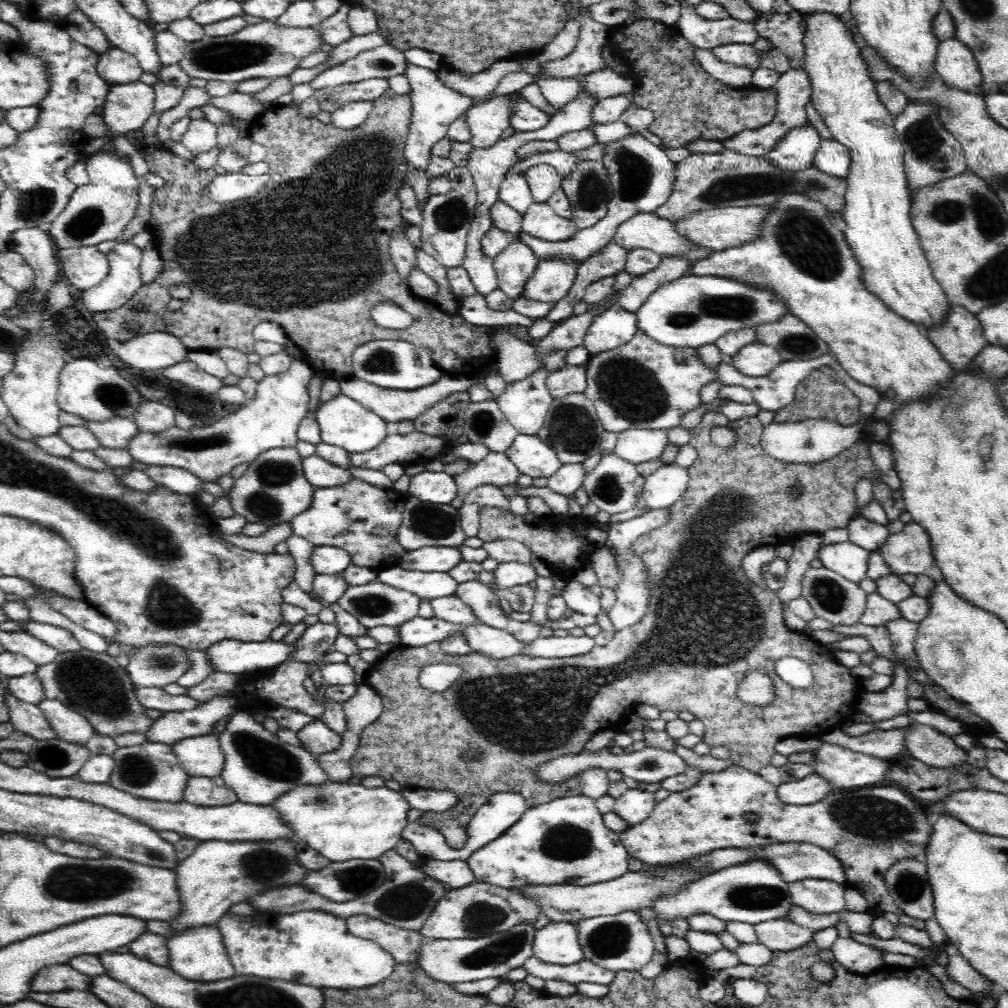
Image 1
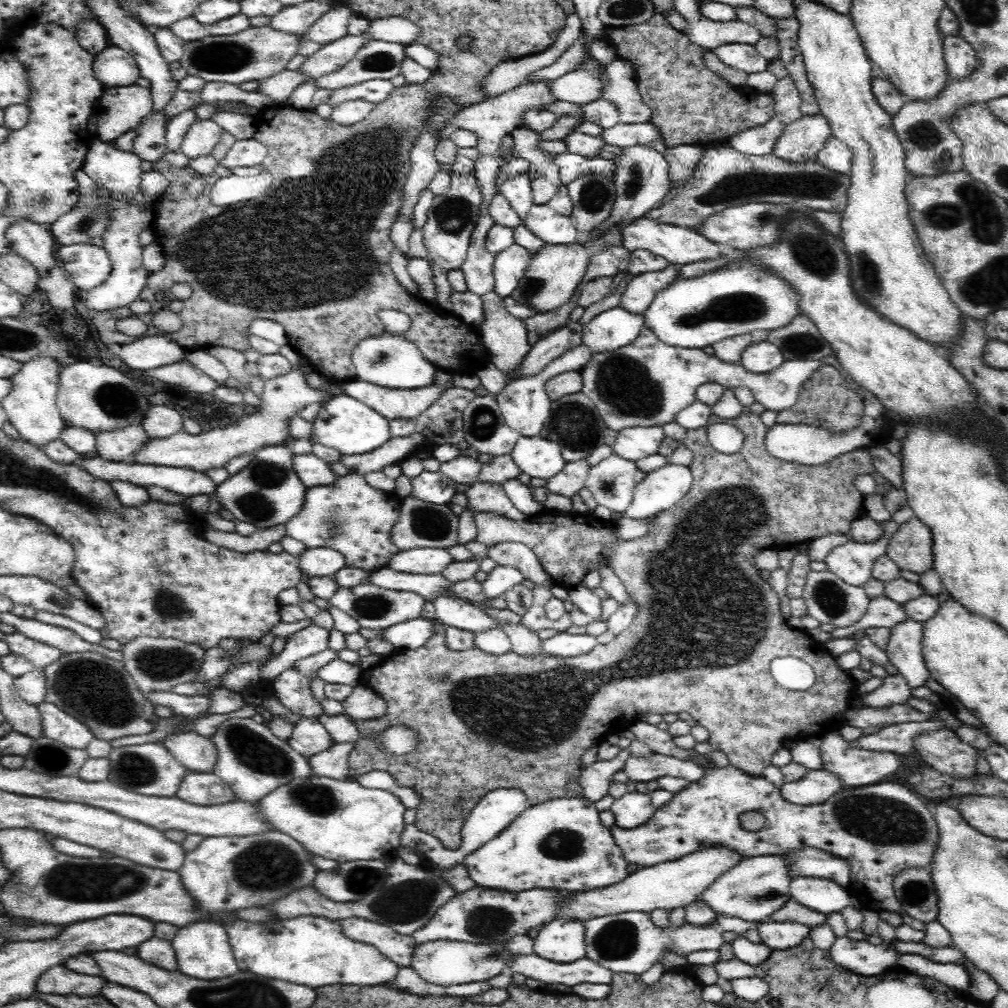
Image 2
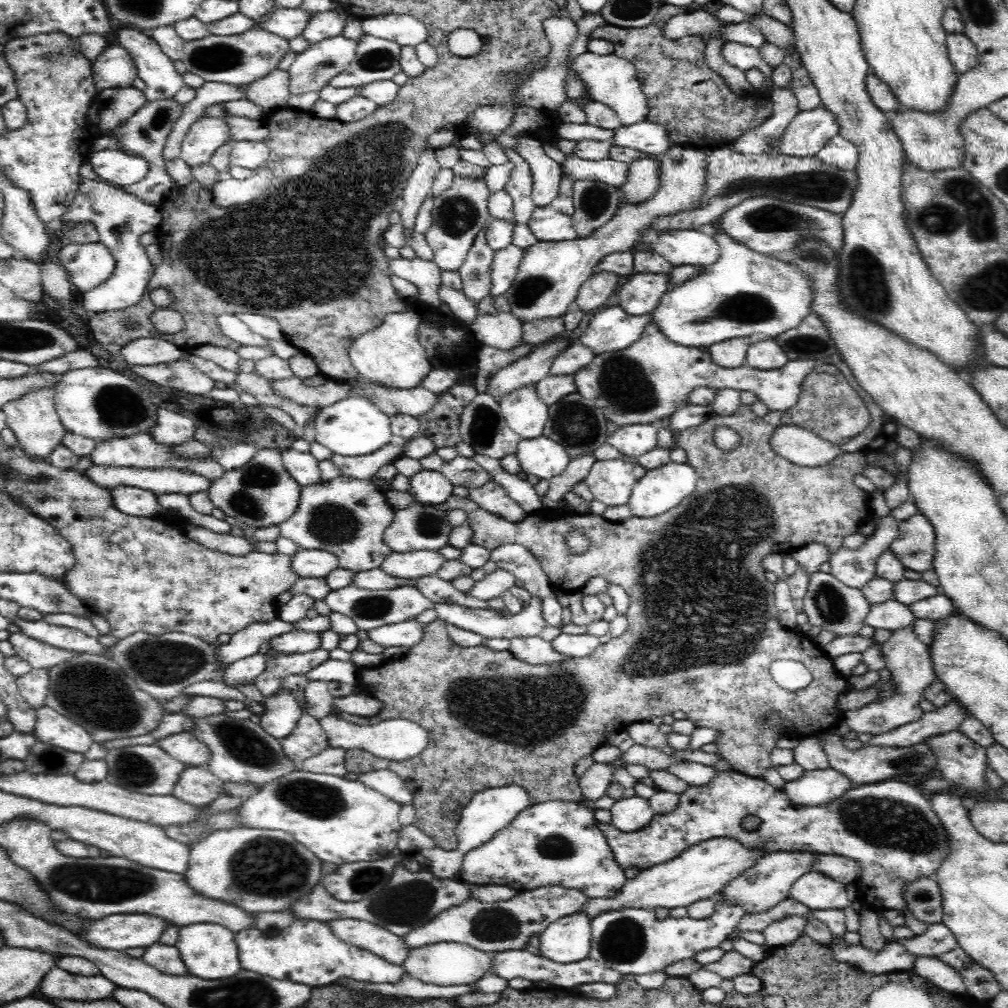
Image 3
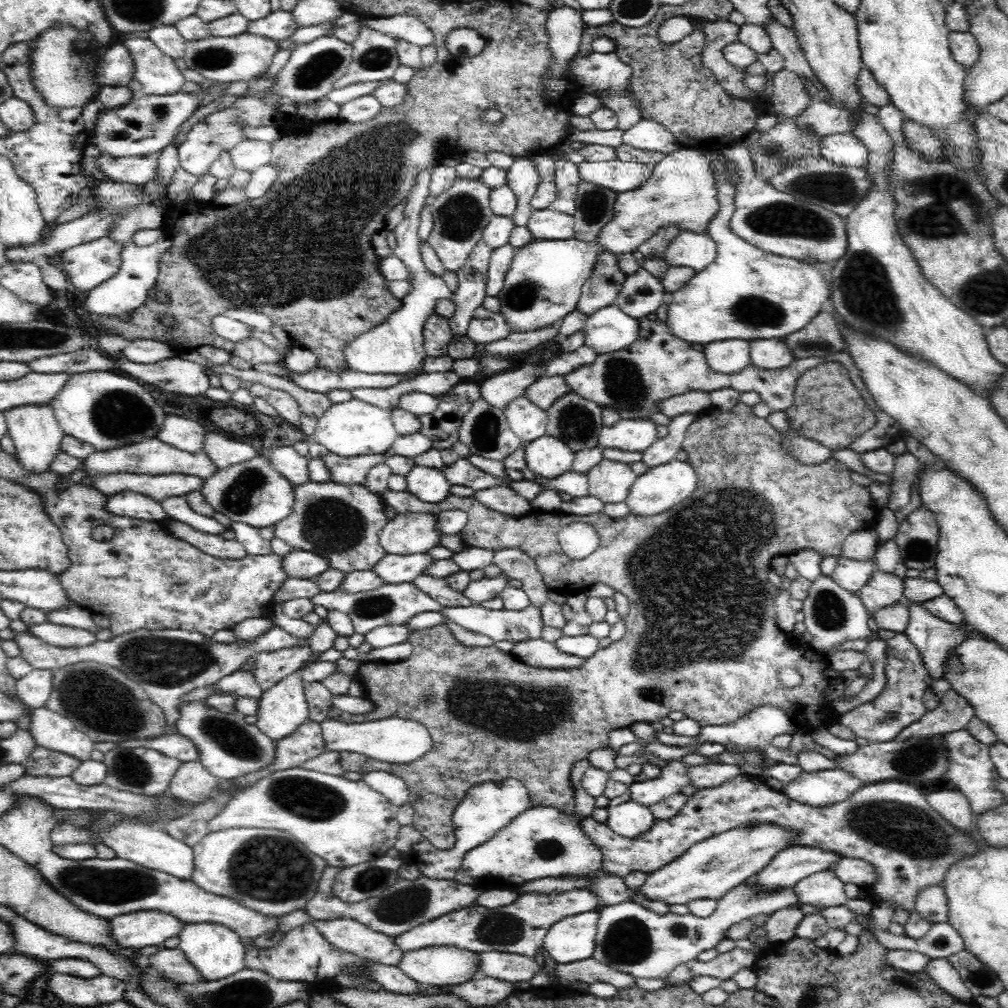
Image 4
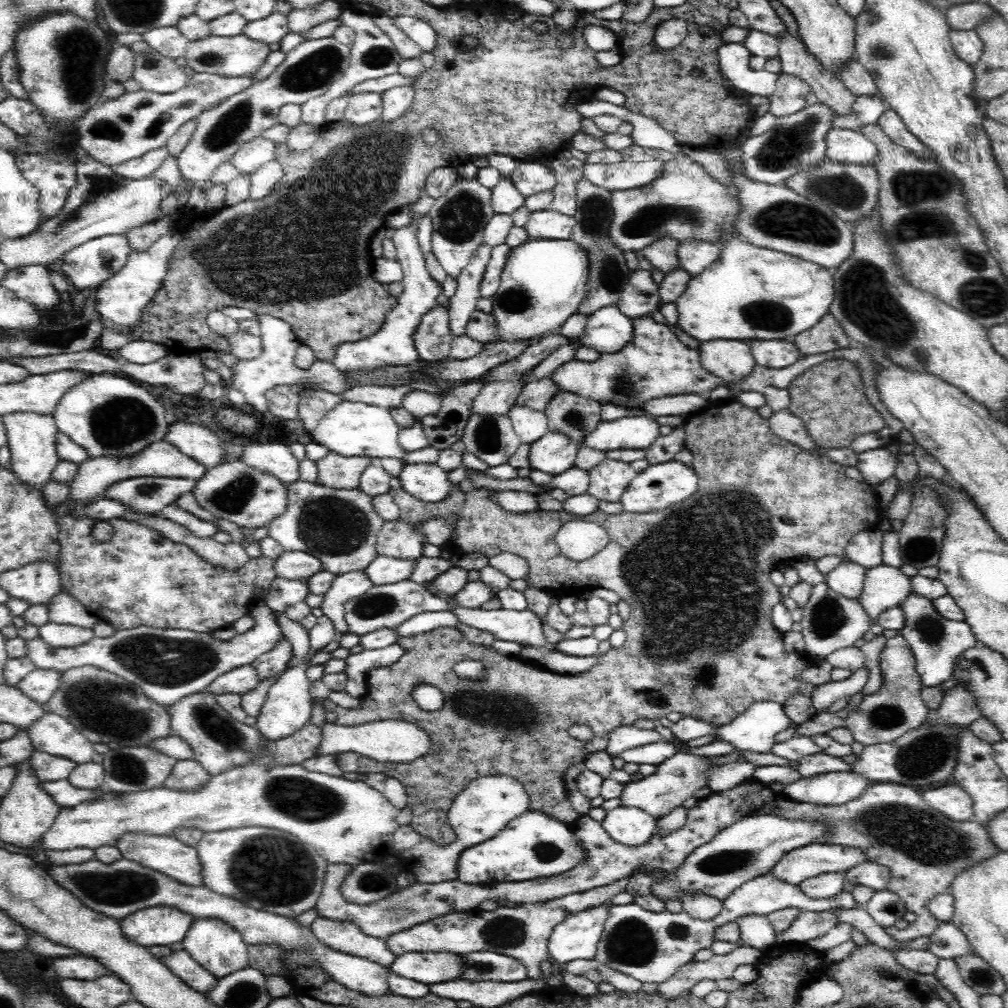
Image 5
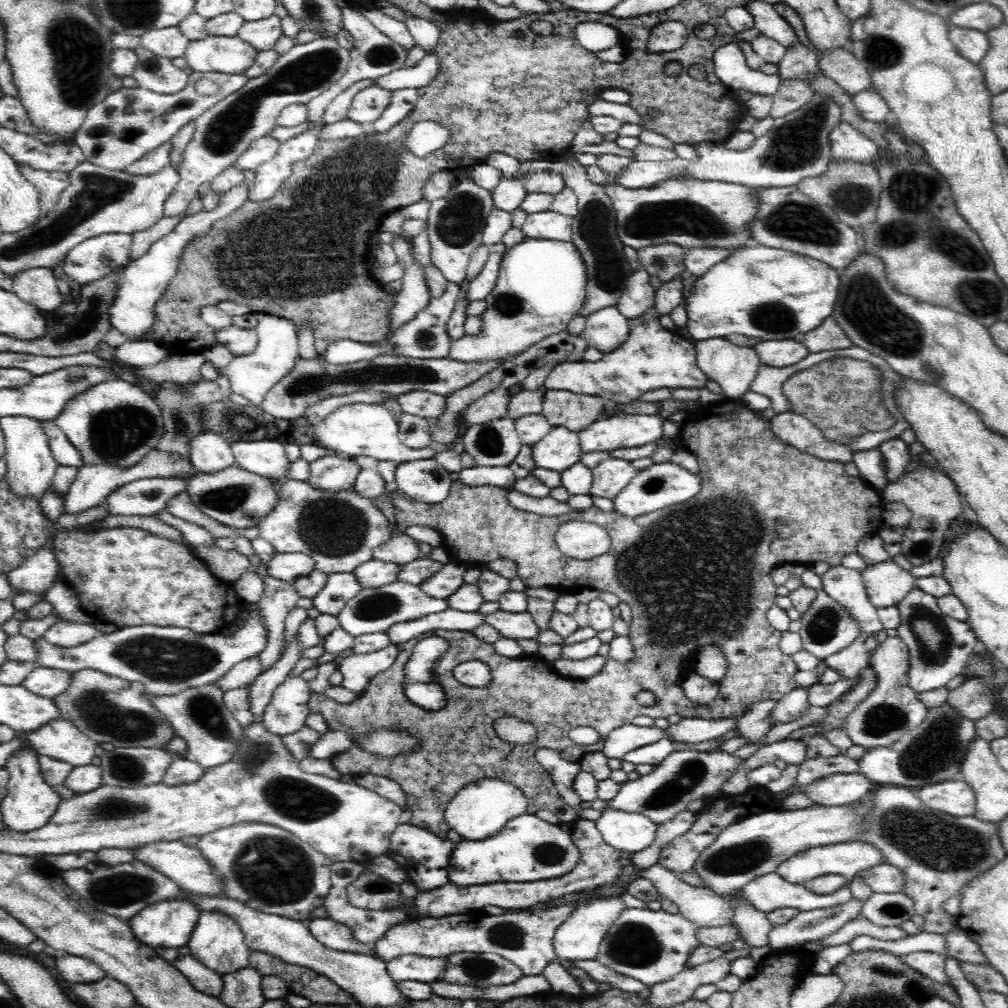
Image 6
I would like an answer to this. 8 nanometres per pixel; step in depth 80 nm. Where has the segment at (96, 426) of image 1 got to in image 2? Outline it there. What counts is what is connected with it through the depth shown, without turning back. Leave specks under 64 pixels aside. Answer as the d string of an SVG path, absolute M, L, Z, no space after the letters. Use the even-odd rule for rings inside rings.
M132 425L112 432L101 432L95 436L96 456L116 463L136 463L137 450L150 440L142 426Z

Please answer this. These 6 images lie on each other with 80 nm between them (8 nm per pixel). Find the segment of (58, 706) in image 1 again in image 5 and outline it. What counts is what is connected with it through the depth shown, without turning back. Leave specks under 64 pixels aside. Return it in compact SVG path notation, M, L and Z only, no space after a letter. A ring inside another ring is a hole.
M48 711L26 730L35 751L68 759L77 765L92 761L94 743L87 740L72 723Z

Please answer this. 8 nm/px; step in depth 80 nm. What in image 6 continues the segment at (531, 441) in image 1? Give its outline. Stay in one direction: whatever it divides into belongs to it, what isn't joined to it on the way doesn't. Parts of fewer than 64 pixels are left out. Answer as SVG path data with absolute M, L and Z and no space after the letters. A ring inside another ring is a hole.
M565 426L552 427L546 436L531 447L536 466L546 470L561 473L581 460L578 435Z

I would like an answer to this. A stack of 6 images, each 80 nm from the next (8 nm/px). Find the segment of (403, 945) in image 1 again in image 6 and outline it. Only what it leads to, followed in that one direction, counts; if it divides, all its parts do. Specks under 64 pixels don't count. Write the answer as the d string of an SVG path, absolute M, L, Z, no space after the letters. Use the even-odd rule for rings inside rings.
M314 917L308 919L306 925L312 936L326 948L340 952L361 952L374 957L374 944L362 945L354 941L354 937L350 935L350 929L330 917Z

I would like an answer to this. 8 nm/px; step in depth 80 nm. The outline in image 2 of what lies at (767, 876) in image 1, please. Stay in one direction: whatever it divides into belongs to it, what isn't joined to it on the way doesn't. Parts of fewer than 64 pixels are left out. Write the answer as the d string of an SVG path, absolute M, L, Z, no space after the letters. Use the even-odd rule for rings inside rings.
M786 854L749 857L714 881L697 901L709 904L717 914L730 914L739 918L741 923L751 924L767 918L790 899L789 884L792 878L794 874L791 874Z

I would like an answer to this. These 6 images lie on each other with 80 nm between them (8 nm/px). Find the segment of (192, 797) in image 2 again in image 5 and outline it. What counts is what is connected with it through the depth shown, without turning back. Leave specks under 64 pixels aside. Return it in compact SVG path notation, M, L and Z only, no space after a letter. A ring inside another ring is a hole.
M178 760L170 770L164 787L180 791L201 790L211 776L194 760Z

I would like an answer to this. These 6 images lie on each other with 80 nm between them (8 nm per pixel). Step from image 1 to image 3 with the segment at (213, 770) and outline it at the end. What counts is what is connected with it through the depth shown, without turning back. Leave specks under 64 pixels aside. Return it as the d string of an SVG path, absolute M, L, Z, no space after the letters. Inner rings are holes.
M182 732L161 739L156 746L185 766L201 766L209 762L208 748L191 732Z

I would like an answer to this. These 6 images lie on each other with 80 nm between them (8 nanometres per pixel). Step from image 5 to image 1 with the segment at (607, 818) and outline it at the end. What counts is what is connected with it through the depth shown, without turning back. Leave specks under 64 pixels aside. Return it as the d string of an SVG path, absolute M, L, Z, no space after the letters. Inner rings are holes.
M639 787L635 790L628 789L625 794L616 799L613 811L630 828L644 822L653 813L655 804L655 796Z

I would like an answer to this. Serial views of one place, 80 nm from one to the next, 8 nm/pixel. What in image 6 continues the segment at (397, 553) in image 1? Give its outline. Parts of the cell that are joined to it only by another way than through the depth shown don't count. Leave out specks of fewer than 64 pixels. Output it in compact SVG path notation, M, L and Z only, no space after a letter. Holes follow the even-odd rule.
M287 480L278 488L274 508L258 522L258 537L269 542L278 554L304 553L314 559L314 569L331 575L338 572L351 573L356 566L372 559L374 548L391 539L389 521L383 512L355 491L328 492L310 487L306 481Z

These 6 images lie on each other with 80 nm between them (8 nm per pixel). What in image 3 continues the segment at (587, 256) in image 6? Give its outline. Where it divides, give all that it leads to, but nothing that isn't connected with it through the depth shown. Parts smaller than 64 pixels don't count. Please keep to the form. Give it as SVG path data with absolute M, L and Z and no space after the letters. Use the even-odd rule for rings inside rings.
M574 181L575 211L571 216L577 238L590 238L594 231L608 222L622 201L622 193L604 182ZM593 272L589 280L586 280L579 289L578 298L575 301L577 308L584 313L590 313L595 309L606 307L613 296L620 276L608 272Z

